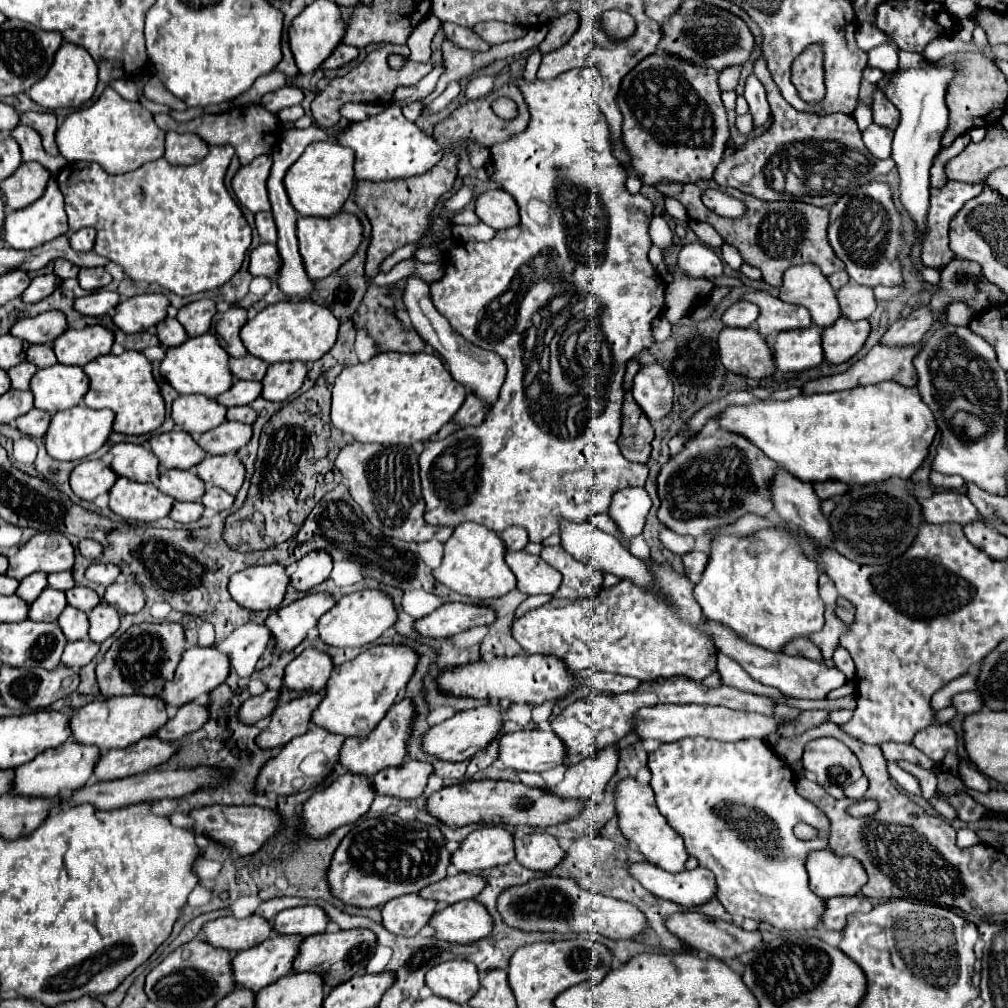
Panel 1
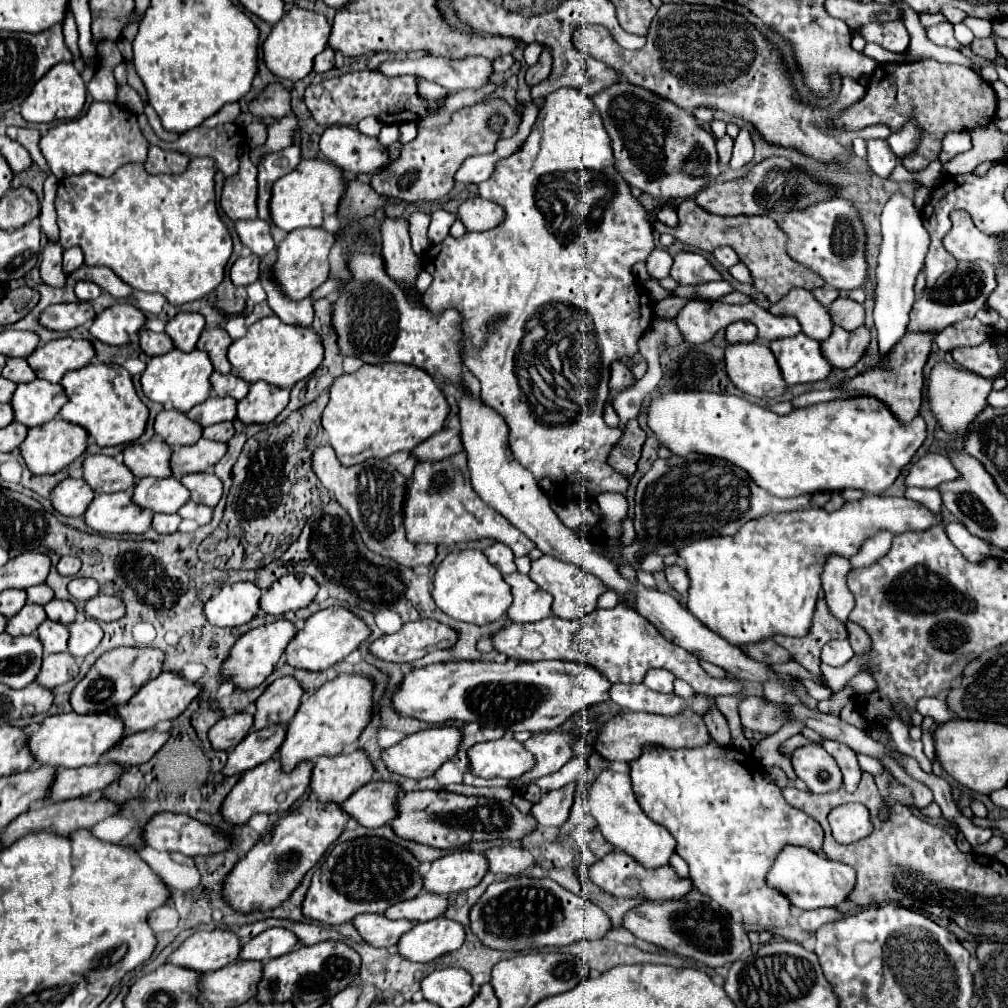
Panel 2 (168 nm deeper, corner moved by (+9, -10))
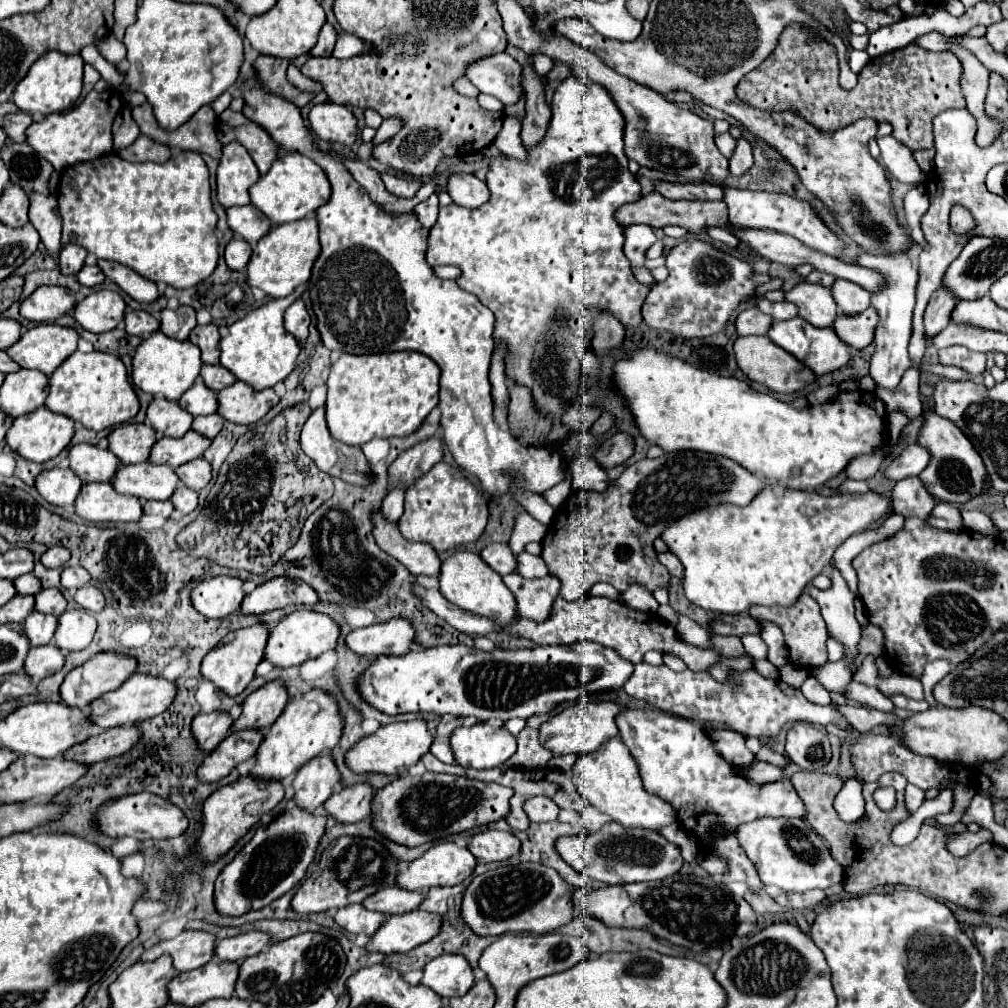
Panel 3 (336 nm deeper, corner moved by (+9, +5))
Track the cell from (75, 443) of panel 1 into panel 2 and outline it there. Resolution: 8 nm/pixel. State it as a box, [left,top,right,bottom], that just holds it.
[20,418,88,474]

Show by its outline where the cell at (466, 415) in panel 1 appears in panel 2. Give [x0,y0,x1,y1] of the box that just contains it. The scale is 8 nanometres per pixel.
[410,428,462,462]

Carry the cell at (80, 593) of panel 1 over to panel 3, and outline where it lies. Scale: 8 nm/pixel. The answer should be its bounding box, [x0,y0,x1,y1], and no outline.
[34,589,66,615]

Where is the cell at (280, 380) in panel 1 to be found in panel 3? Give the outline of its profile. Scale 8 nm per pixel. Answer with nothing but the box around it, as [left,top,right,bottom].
[218,381,280,425]

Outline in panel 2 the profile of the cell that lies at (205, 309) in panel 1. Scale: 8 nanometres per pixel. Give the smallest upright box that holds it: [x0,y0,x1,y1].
[166,312,204,352]

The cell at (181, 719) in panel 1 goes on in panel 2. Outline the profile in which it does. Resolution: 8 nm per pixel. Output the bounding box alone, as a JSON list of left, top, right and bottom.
[104,730,170,766]

